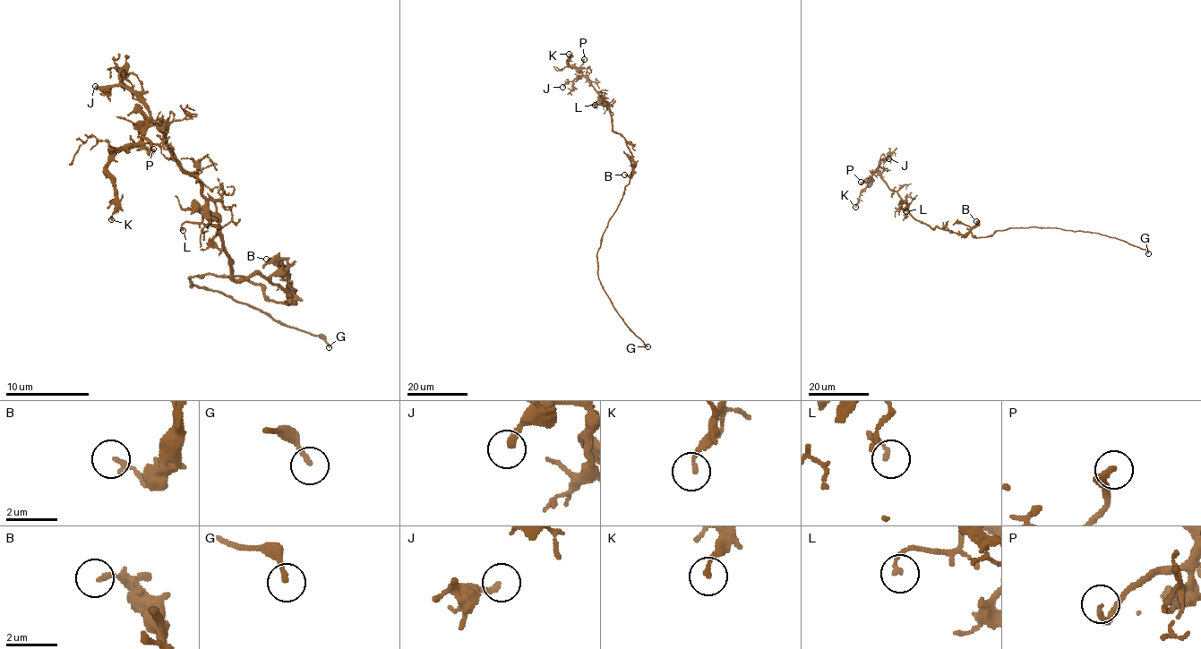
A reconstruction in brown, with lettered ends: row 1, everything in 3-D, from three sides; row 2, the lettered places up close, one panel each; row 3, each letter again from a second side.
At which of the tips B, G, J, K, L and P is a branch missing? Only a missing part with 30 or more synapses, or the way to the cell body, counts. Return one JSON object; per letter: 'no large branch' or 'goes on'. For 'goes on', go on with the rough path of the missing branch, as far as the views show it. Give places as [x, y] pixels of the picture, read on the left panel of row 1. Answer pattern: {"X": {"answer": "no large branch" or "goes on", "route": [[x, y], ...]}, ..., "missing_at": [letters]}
{"B": {"answer": "no large branch"}, "G": {"answer": "goes on"}, "J": {"answer": "no large branch"}, "K": {"answer": "no large branch"}, "L": {"answer": "no large branch"}, "P": {"answer": "goes on"}, "missing_at": ["G", "P"]}

